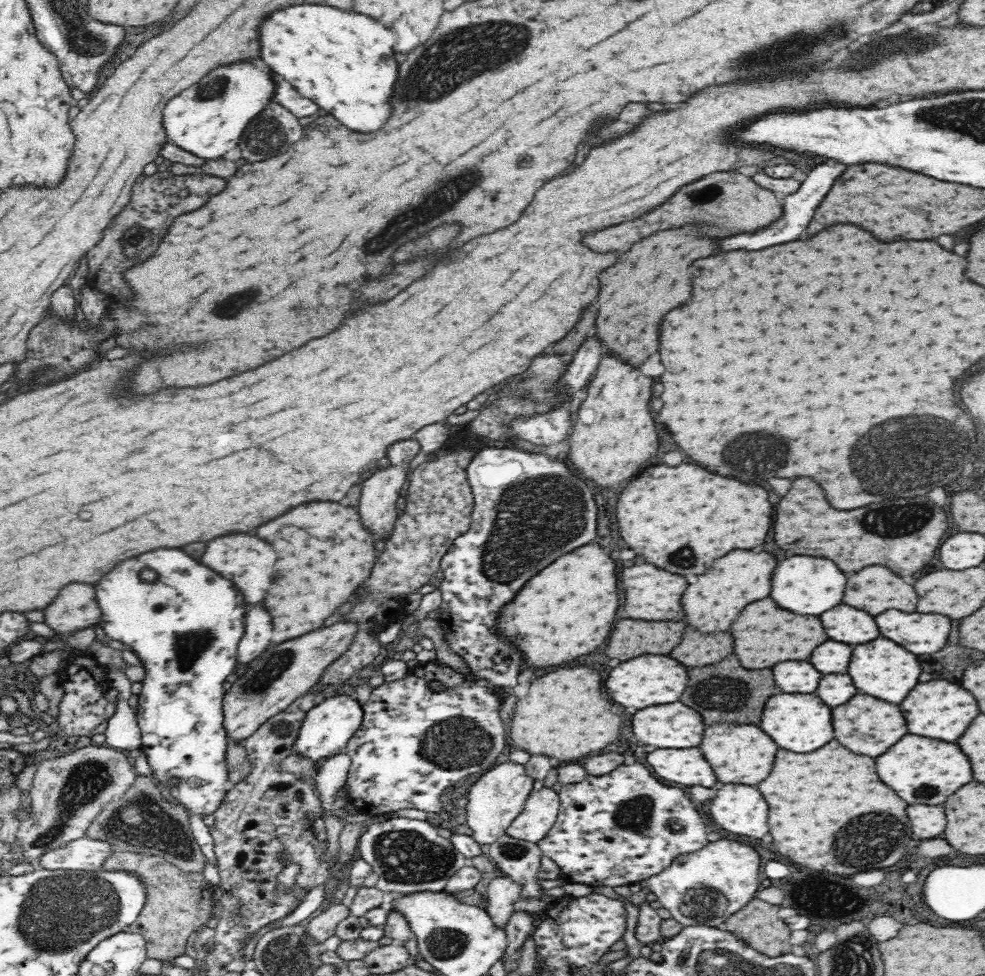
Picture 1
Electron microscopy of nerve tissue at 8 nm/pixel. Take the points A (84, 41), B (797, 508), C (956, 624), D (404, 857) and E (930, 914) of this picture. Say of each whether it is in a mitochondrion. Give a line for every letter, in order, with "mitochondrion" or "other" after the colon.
A: mitochondrion
B: other
C: other
D: mitochondrion
E: other

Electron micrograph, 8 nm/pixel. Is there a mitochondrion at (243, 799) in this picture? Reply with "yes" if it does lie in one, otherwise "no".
yes

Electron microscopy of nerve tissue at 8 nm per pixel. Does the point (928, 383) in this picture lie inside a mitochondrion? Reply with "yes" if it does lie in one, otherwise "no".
no

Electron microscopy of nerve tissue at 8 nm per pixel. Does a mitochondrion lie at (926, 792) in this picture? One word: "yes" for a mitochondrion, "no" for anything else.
yes

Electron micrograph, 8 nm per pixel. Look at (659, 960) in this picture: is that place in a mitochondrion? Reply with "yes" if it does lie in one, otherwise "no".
no

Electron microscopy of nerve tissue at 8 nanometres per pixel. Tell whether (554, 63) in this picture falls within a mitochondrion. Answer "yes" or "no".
no

